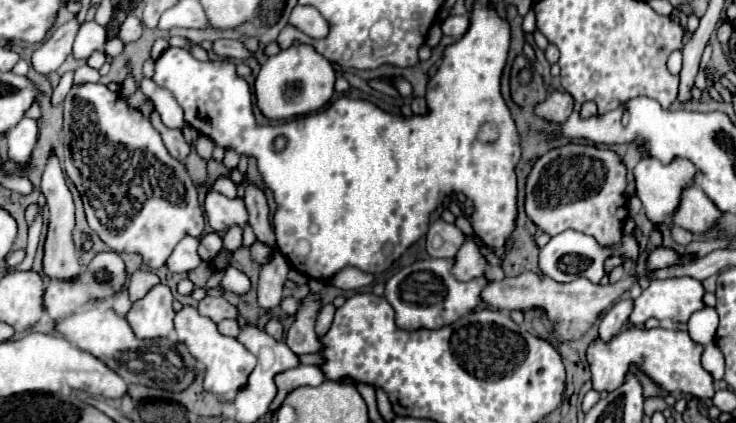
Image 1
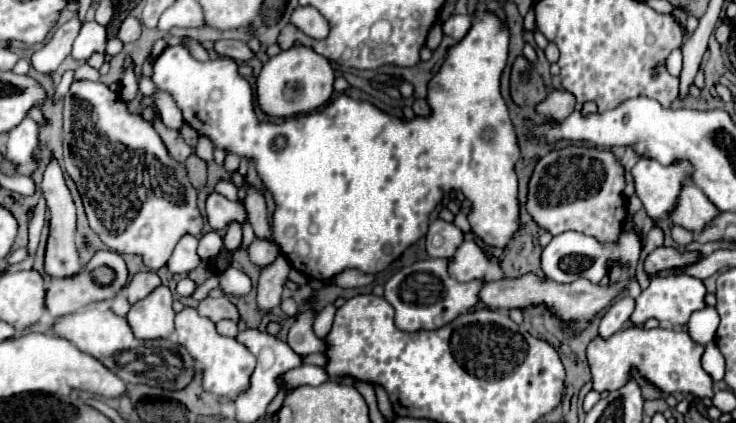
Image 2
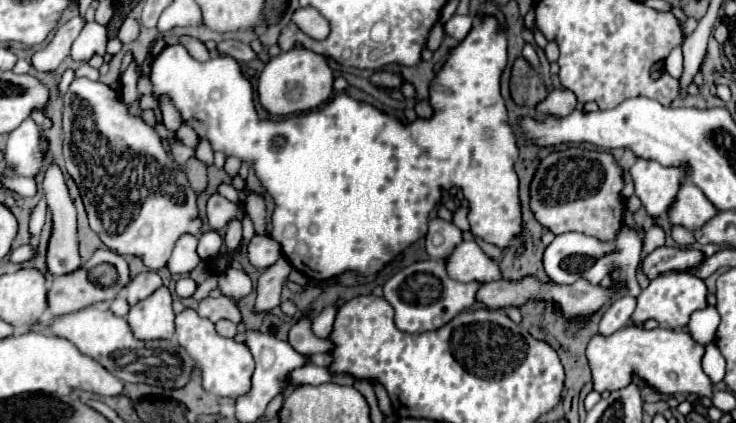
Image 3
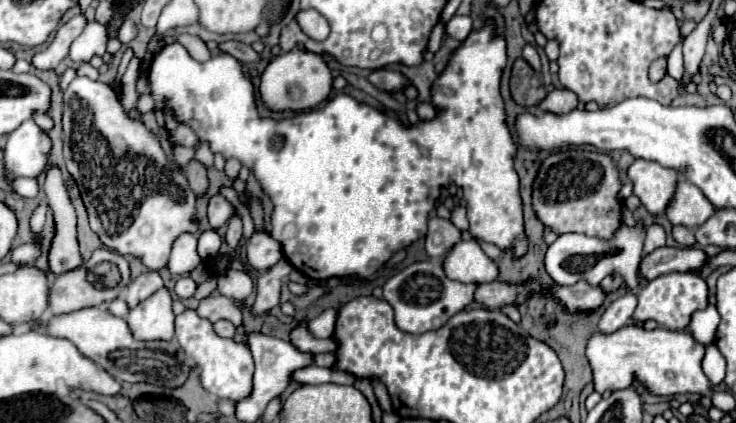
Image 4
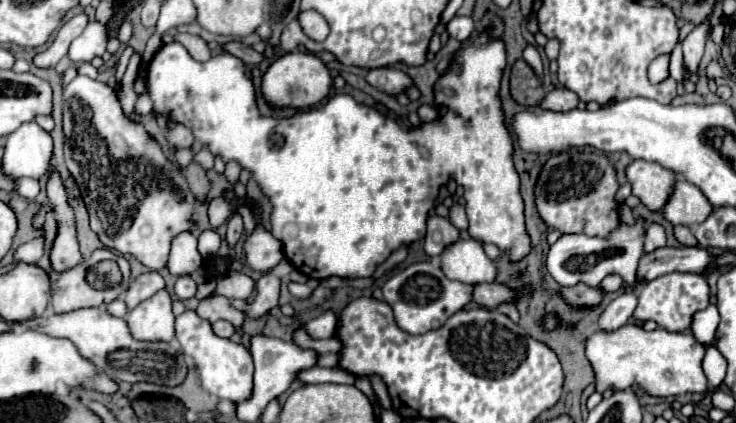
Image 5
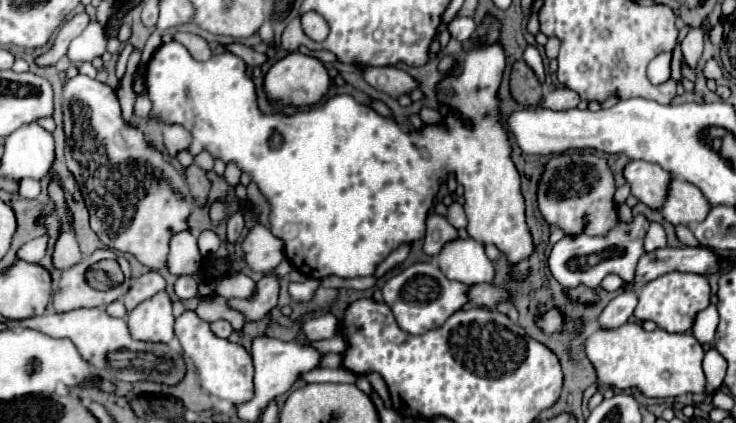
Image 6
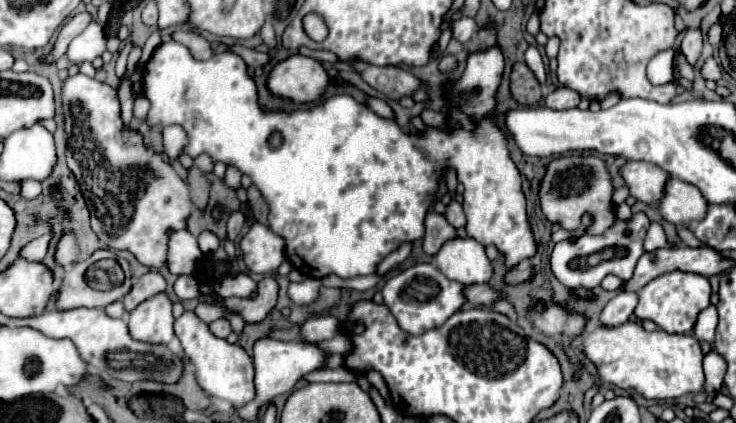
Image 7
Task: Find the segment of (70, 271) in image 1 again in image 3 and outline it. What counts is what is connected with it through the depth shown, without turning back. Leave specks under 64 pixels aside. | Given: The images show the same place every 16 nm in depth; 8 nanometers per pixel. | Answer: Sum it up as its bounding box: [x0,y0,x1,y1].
[42,162,80,276]

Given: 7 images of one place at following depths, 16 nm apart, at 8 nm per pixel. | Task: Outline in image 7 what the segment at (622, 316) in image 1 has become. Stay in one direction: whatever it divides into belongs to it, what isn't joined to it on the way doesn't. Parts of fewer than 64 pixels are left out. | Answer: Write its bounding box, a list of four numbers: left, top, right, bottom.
[600,292,638,328]

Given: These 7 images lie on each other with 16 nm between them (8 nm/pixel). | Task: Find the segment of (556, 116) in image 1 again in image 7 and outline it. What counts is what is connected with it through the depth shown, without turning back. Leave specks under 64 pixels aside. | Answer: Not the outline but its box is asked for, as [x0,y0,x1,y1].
[544,88,580,110]

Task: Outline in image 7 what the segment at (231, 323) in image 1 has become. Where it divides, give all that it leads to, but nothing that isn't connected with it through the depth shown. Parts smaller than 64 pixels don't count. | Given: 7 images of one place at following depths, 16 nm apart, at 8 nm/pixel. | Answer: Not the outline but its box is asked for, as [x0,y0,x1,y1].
[210,320,232,338]

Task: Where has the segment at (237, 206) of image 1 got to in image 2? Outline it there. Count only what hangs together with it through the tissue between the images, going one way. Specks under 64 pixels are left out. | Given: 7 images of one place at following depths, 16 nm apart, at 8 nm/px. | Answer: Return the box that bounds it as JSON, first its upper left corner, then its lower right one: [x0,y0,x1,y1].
[206,192,246,230]

